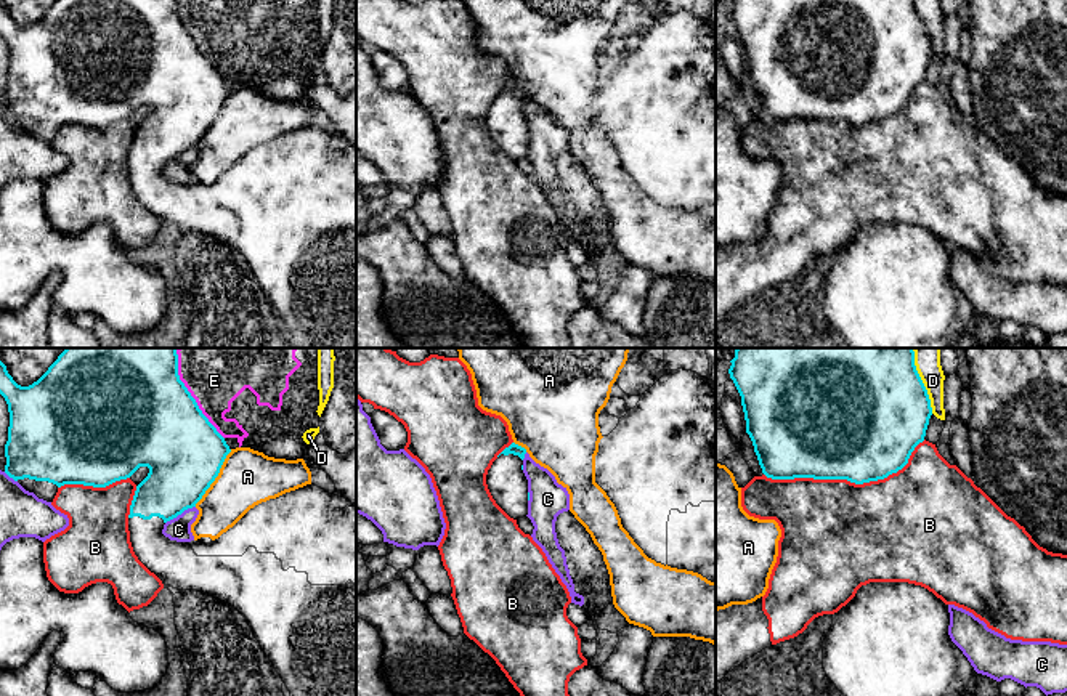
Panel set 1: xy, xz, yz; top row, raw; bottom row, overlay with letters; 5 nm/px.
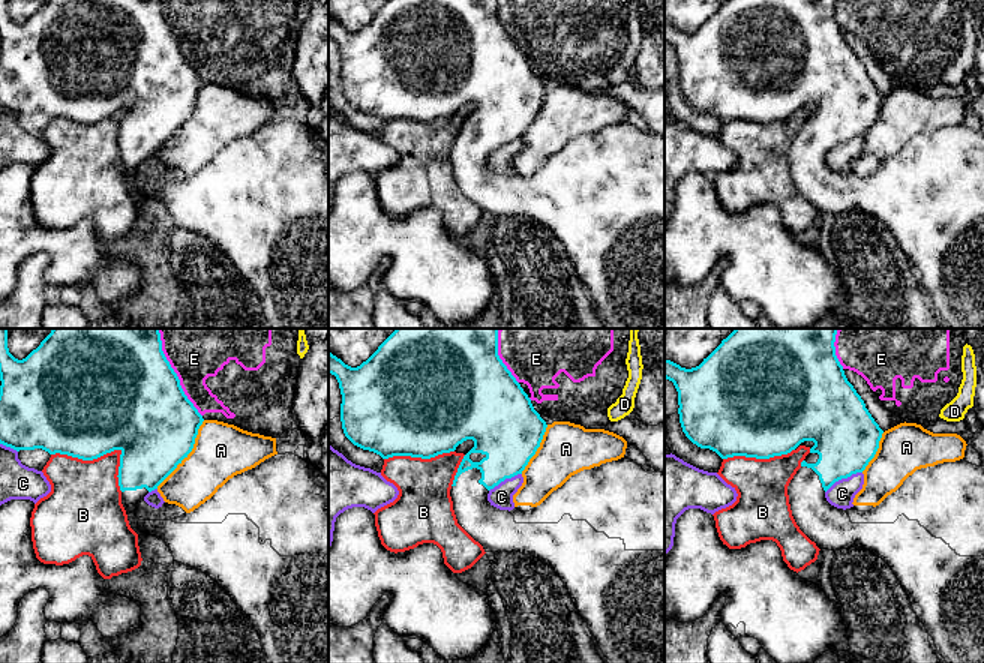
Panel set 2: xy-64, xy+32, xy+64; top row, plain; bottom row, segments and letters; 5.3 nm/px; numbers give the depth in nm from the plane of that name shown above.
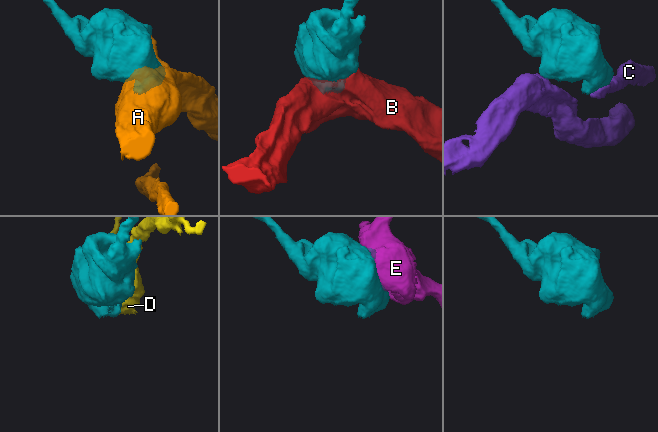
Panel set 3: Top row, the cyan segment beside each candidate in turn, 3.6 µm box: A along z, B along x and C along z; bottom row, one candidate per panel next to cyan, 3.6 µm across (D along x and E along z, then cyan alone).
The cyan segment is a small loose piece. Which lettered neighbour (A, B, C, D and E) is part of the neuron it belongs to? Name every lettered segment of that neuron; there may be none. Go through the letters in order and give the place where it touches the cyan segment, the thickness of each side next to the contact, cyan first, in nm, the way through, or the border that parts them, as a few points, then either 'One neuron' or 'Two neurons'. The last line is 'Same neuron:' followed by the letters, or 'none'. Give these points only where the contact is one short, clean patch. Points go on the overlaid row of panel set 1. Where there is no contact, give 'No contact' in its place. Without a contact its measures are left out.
A: Touches cyan at xy (215, 477). Thickness 400 nm (cyan) against 280 nm. Two neurons
B: Touches cyan at yz (847, 480). Thickness 500 nm (cyan) against 500 nm. Two neurons
C: Touches cyan at xy (180, 513). Thickness 340 nm (cyan) against 120 nm. Two neurons
D: Touches cyan at yz (921, 380). Thickness 500 nm (cyan) against 130 nm. Two neurons
E: Touches cyan at xy (190, 393). Thickness 500 nm (cyan) against 420 nm. Two neurons
Same neuron: none

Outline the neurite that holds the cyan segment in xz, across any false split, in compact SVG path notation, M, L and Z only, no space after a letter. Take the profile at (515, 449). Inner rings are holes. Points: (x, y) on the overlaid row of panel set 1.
M512 443L493 462L486 475L496 504L513 520L528 515L528 480L523 473L526 449Z

